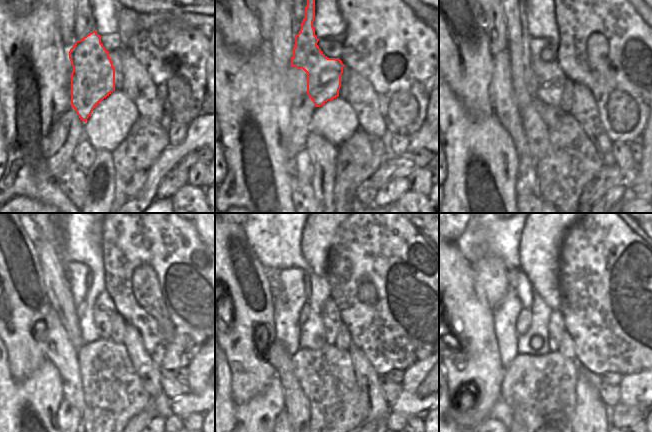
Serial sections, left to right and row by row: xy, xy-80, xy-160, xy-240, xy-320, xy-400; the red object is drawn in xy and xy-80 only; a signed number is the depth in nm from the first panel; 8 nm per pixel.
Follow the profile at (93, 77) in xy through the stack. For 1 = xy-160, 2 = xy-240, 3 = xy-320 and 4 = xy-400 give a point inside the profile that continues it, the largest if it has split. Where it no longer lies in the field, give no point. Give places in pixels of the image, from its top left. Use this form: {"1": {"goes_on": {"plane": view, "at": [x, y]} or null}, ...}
{"1": {"goes_on": {"plane": "xy-160", "at": [550, 77]}}, "2": {"goes_on": {"plane": "xy-240", "at": [104, 311]}}, "3": {"goes_on": {"plane": "xy-320", "at": [331, 317]}}, "4": {"goes_on": {"plane": "xy-400", "at": [556, 320]}}}

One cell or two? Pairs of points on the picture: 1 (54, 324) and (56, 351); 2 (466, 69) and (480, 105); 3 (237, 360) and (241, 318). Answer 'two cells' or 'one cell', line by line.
1: one cell
2: one cell
3: one cell

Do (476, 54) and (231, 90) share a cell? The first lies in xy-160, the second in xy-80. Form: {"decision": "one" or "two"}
{"decision": "two"}

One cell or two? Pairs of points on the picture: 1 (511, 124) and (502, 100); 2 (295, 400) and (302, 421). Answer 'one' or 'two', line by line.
1: one
2: one

